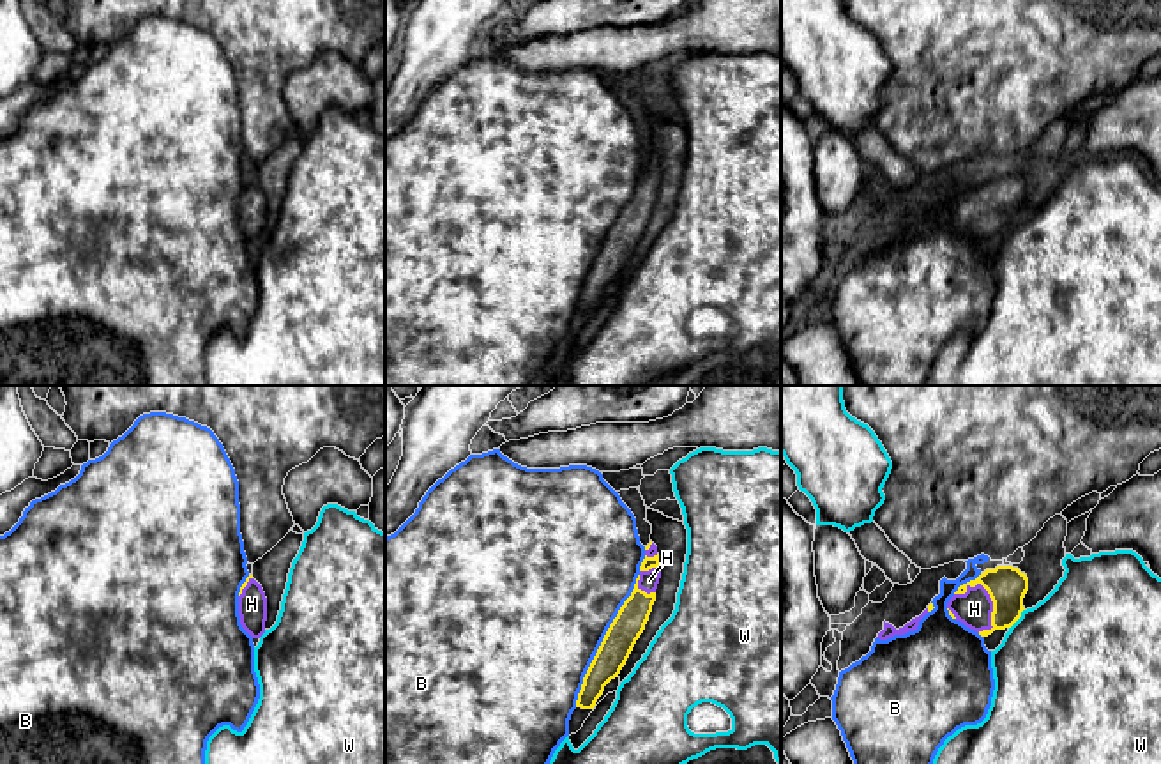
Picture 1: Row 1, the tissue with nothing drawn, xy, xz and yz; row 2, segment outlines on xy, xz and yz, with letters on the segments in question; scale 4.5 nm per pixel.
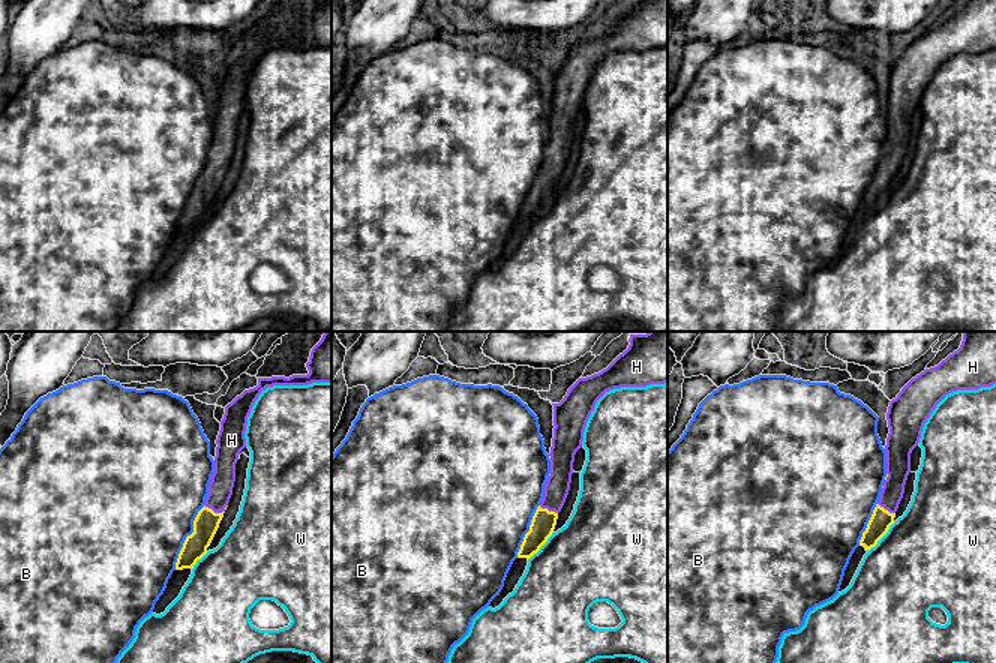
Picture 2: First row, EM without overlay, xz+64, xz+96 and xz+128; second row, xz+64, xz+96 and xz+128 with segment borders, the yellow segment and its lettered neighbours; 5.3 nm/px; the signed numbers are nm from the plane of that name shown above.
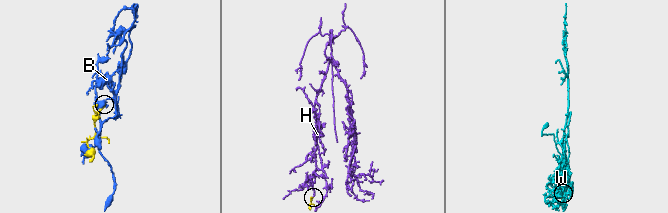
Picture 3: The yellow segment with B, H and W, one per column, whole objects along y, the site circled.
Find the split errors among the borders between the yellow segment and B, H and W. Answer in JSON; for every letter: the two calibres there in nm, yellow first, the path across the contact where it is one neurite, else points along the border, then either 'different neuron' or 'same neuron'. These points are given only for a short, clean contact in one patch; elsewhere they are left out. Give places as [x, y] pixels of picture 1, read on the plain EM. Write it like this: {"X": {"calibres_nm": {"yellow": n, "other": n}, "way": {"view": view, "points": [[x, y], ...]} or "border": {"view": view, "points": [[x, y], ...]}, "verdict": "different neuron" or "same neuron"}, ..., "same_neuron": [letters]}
{"B": {"calibres_nm": {"yellow": 140, "other": 480}, "verdict": "different neuron"}, "H": {"calibres_nm": {"yellow": 180, "other": 160}, "way": {"view": "yz", "points": [[1006, 190], [992, 206], [992, 216], [974, 213]]}, "verdict": "same neuron"}, "W": {"calibres_nm": {"yellow": 180, "other": 500}, "verdict": "different neuron"}, "same_neuron": ["H"]}

